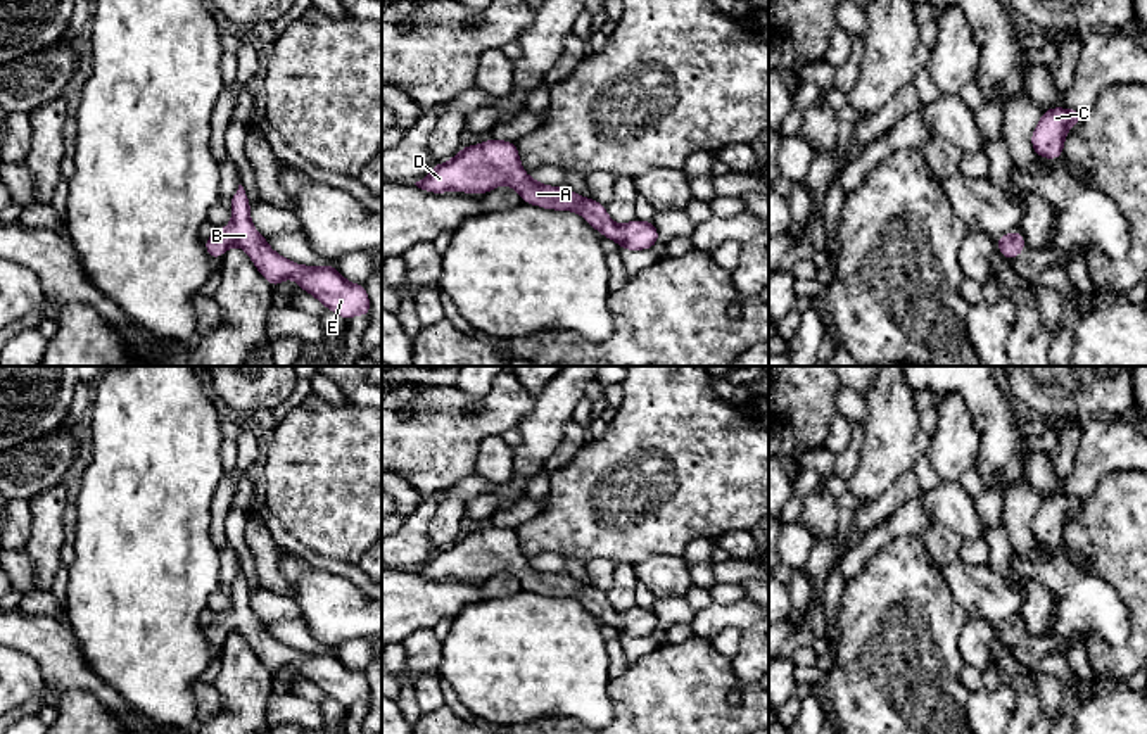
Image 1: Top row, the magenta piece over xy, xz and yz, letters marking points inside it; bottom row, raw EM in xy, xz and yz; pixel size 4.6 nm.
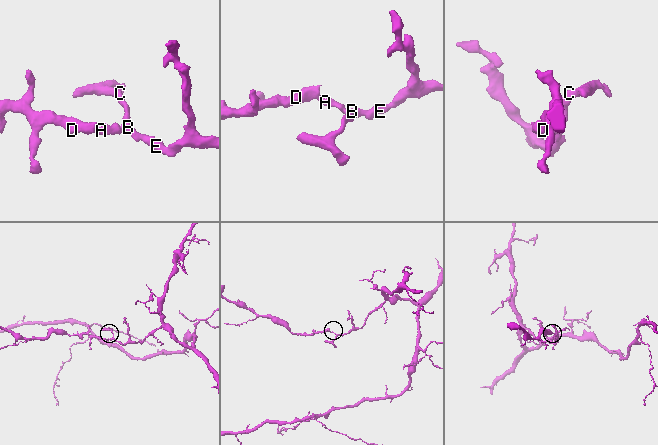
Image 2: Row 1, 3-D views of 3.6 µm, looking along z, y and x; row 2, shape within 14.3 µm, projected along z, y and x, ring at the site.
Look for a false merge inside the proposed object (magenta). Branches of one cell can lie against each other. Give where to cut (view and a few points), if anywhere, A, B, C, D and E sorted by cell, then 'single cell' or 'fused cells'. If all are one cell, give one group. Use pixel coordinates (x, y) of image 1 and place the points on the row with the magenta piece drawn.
no cut | A B C D E | single cell

